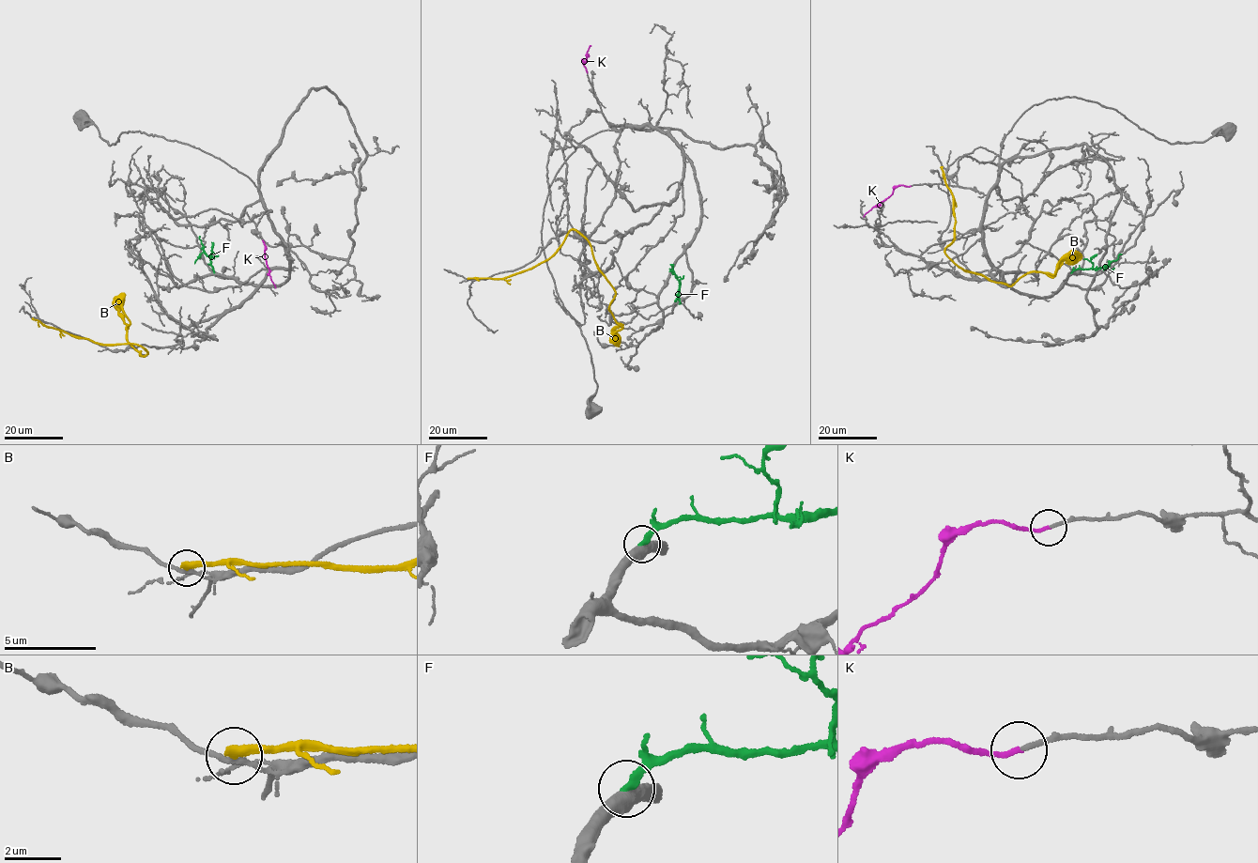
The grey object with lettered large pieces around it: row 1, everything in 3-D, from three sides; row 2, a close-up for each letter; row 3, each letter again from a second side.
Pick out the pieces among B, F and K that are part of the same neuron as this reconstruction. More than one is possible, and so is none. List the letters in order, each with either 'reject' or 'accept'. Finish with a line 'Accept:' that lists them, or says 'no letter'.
B: reject
F: reject
K: accept
Accept: K

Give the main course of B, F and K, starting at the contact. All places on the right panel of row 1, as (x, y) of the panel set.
B: (942, 167), (956, 220), (945, 254), (959, 267), (1011, 285), (1033, 271), (1053, 274), (1062, 260), (1081, 254)
F: (1071, 273), (1077, 269), (1107, 266), (1121, 254)
K: (910, 186), (894, 188), (892, 194), (864, 217)

